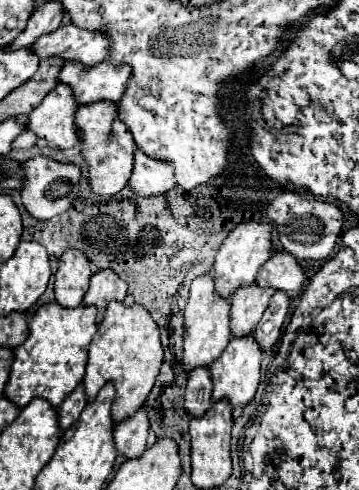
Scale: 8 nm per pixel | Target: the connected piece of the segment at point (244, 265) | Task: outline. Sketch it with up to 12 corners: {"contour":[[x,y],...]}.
{"contour":[[236,226],[212,266],[216,294],[256,280],[272,254],[272,226]]}

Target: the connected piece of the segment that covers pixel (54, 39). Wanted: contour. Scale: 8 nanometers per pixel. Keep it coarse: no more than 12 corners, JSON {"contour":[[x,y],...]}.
{"contour":[[62,24],[38,38],[38,58],[104,62],[108,44],[100,34]]}

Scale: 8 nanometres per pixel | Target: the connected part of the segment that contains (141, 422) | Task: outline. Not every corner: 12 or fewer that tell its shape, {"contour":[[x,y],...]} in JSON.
{"contour":[[140,408],[116,424],[114,444],[126,460],[146,450],[148,414]]}

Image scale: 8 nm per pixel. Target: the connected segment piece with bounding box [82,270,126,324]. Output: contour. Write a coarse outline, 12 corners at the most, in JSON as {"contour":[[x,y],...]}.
{"contour":[[110,270],[92,274],[82,304],[96,306],[100,324],[108,302],[124,302],[126,282]]}

